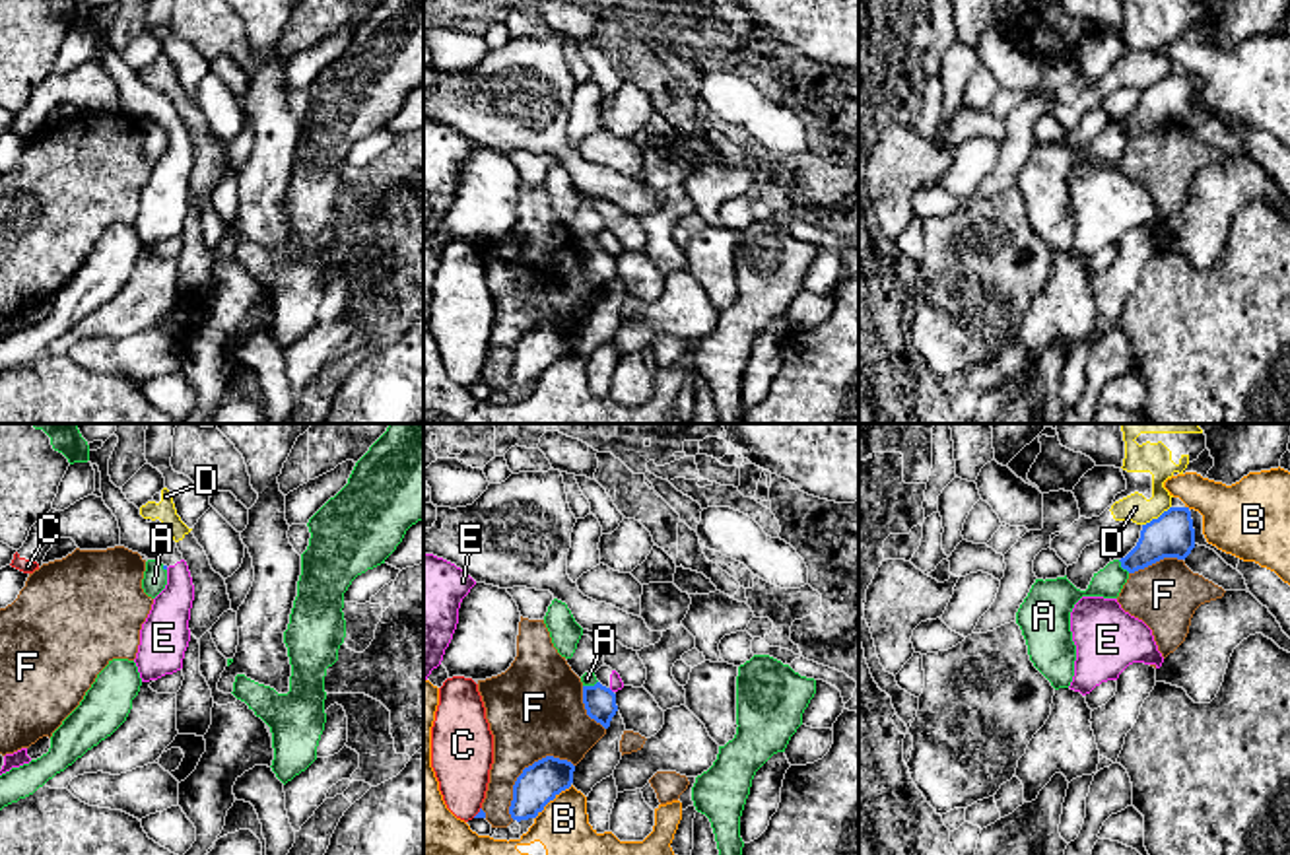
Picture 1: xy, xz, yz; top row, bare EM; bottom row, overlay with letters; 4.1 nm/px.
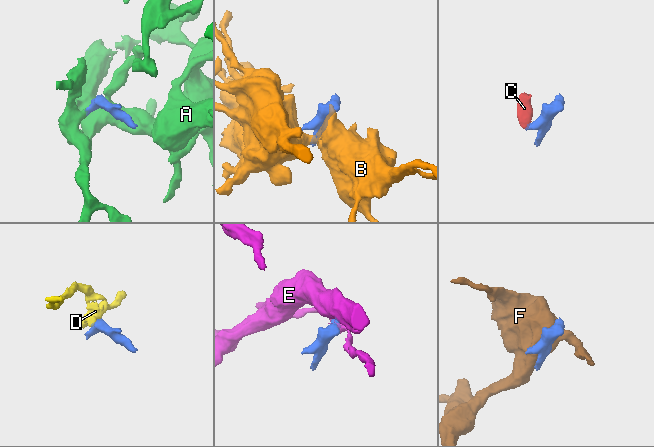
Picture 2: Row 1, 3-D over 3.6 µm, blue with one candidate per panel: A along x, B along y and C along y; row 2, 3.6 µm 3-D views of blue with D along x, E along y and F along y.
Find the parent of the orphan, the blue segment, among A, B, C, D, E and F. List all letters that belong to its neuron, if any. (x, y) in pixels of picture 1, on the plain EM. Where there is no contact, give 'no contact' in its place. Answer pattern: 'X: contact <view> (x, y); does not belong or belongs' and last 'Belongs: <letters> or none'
A: contact yz (1123, 133); belongs
B: contact xz (552, 364); does not belong
C: contact xz (478, 377); does not belong
D: contact yz (1158, 82); does not belong
E: contact xz (611, 255); does not belong
F: contact xz (523, 335); does not belong
Belongs: A

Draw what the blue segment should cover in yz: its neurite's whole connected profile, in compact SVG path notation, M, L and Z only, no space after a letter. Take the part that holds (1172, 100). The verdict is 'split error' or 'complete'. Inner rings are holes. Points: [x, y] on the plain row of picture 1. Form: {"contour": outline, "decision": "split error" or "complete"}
{"contour": "M1170 72L1158 84L1142 89L1137 111L1125 122L1113 124L1094 138L1086 155L1076 154L1067 140L1035 144L1016 177L1016 188L1034 231L1055 255L1069 253L1076 225L1070 196L1074 169L1082 161L1117 163L1131 138L1164 122L1185 124L1193 113L1195 93L1189 72Z", "decision": "split error"}

